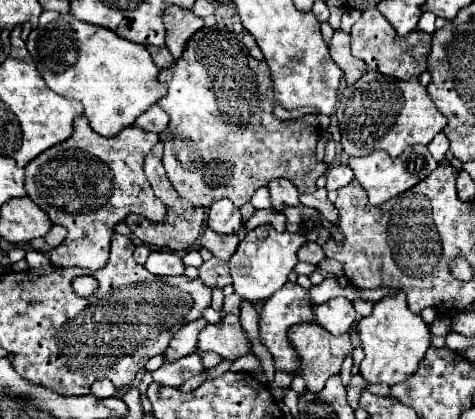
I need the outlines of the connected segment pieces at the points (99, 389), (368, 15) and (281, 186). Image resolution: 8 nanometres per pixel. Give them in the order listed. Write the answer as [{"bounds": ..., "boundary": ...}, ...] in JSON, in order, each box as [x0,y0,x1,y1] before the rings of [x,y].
[{"bounds":[92,379,116,399],"boundary":[[[98,379],[94,385],[92,385],[92,395],[104,399],[104,397],[114,397],[116,395],[116,389],[114,385],[108,381],[108,379]]]},{"bounds":[352,9,432,79],"boundary":[[[366,9],[362,17],[354,23],[352,31],[352,55],[362,59],[366,65],[370,65],[374,71],[380,71],[384,75],[396,77],[396,79],[412,79],[426,71],[426,61],[432,47],[432,35],[424,31],[412,31],[404,37],[396,35],[392,31],[392,25],[380,15],[378,9]]]},{"bounds":[270,179,300,211],"boundary":[[[274,179],[270,185],[270,197],[272,197],[272,209],[280,211],[282,207],[290,207],[290,205],[298,205],[300,203],[300,193],[296,189],[296,185],[290,183],[290,179]]]}]

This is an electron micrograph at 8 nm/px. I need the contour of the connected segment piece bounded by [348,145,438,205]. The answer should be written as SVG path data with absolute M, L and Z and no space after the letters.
M412 145L398 159L390 159L384 151L376 151L376 153L370 153L366 157L350 157L348 165L352 167L354 177L366 187L370 203L382 205L384 201L392 199L394 195L398 195L398 193L414 187L422 179L426 179L438 167L438 161L432 159L430 151L424 145Z

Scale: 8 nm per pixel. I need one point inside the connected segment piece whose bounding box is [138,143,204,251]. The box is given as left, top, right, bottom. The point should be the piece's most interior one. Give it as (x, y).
(183, 226)

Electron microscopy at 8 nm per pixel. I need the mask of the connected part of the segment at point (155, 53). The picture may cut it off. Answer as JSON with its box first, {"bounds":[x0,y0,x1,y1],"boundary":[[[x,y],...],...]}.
{"bounds":[146,45,174,69],"boundary":[[[146,45],[146,49],[150,51],[152,61],[154,61],[160,69],[164,69],[164,67],[170,67],[170,65],[172,65],[174,57],[170,55],[170,51],[168,51],[168,47],[166,47],[166,45],[162,45],[162,47],[156,47],[156,45]]]}

